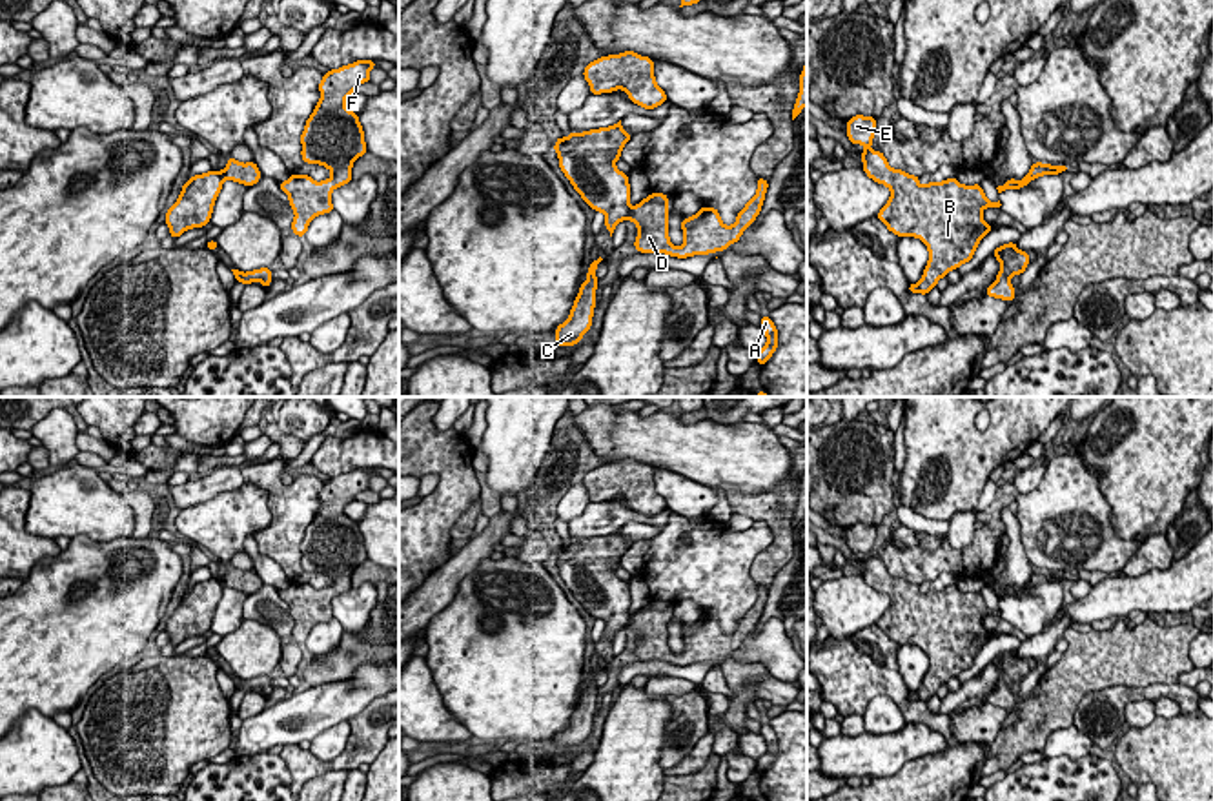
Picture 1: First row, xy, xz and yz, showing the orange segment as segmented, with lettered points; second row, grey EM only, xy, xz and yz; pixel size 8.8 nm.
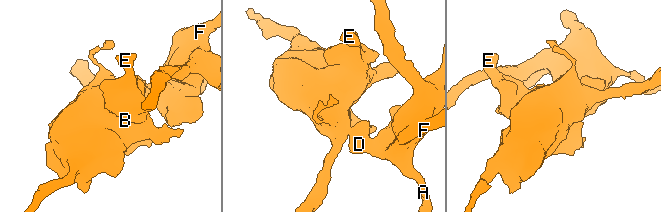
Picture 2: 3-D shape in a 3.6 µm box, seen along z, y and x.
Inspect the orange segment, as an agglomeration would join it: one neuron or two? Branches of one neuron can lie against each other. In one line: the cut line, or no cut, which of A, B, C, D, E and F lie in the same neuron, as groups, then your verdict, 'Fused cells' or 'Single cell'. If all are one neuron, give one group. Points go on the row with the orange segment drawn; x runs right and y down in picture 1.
Split along xz (631, 208), (627, 217). Groups: A D F / B C E. Fused cells

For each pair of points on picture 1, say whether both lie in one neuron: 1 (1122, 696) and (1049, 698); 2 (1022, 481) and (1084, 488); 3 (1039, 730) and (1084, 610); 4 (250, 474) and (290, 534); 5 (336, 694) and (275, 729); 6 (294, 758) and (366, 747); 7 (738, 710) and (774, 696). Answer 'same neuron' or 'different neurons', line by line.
1: different neurons
2: different neurons
3: different neurons
4: same neuron
5: same neuron
6: same neuron
7: different neurons

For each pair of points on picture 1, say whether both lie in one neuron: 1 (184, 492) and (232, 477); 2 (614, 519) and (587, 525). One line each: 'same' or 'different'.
1: same
2: same

